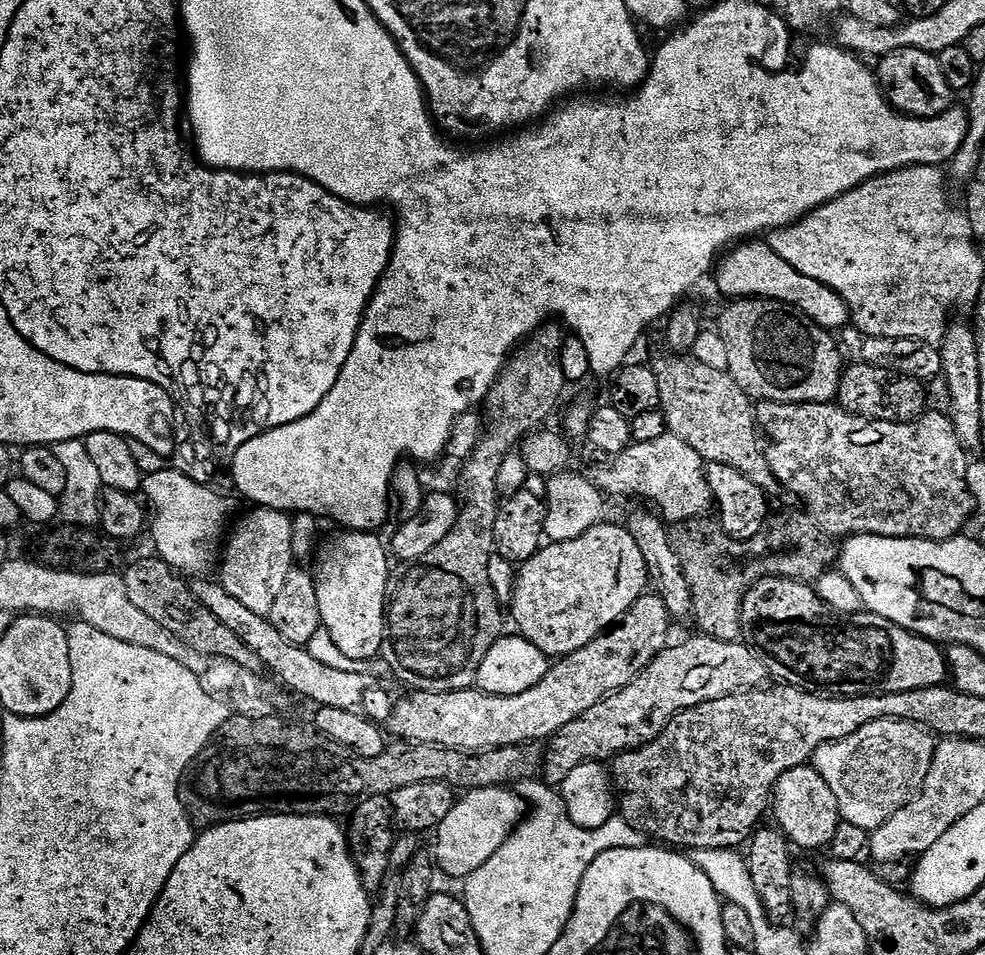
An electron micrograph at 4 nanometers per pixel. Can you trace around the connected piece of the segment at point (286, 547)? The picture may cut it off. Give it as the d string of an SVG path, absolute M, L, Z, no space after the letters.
M256 506L251 510L253 512L242 517L240 525L237 528L235 525L227 537L218 565L218 580L224 585L226 594L238 598L242 606L254 610L254 614L259 616L268 616L278 594L282 594L282 586L286 586L286 578L294 570L293 517L273 508Z

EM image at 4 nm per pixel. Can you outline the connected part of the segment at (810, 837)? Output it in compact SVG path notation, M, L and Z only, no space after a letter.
M811 763L798 766L794 770L786 770L786 774L778 778L770 797L770 812L771 815L776 815L775 827L784 833L789 845L797 849L827 849L834 838L834 830L838 830L842 823L834 790L826 786L826 778L822 778L822 774L818 774L818 770Z

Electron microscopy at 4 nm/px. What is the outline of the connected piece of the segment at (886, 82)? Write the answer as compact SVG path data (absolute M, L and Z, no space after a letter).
M904 47L881 57L876 66L877 80L888 103L905 116L929 120L941 116L954 106L956 93L942 73L940 59L935 53Z

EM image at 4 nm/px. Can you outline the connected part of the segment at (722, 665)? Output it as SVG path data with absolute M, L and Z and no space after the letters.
M696 634L696 637L694 637L689 644L675 644L676 643L673 643L671 646L665 648L662 654L658 654L656 661L642 674L638 674L638 678L634 678L634 682L630 682L630 686L626 686L621 692L614 693L613 696L607 696L602 702L598 702L598 706L586 710L586 714L574 718L574 722L562 726L562 730L558 730L552 735L552 739L547 741L546 744L544 770L542 773L543 779L547 781L549 785L559 786L563 784L566 774L570 774L570 770L574 770L578 766L582 766L583 764L595 764L597 762L608 762L619 756L621 752L629 752L635 748L642 747L644 744L654 742L654 738L658 738L662 734L662 730L666 730L668 723L670 723L679 712L690 710L702 702L710 702L711 700L717 700L723 696L732 696L735 692L751 692L757 688L763 688L769 683L770 673L768 667L764 664L764 659L761 658L755 648L749 646L747 643L734 640L715 640L703 634Z

